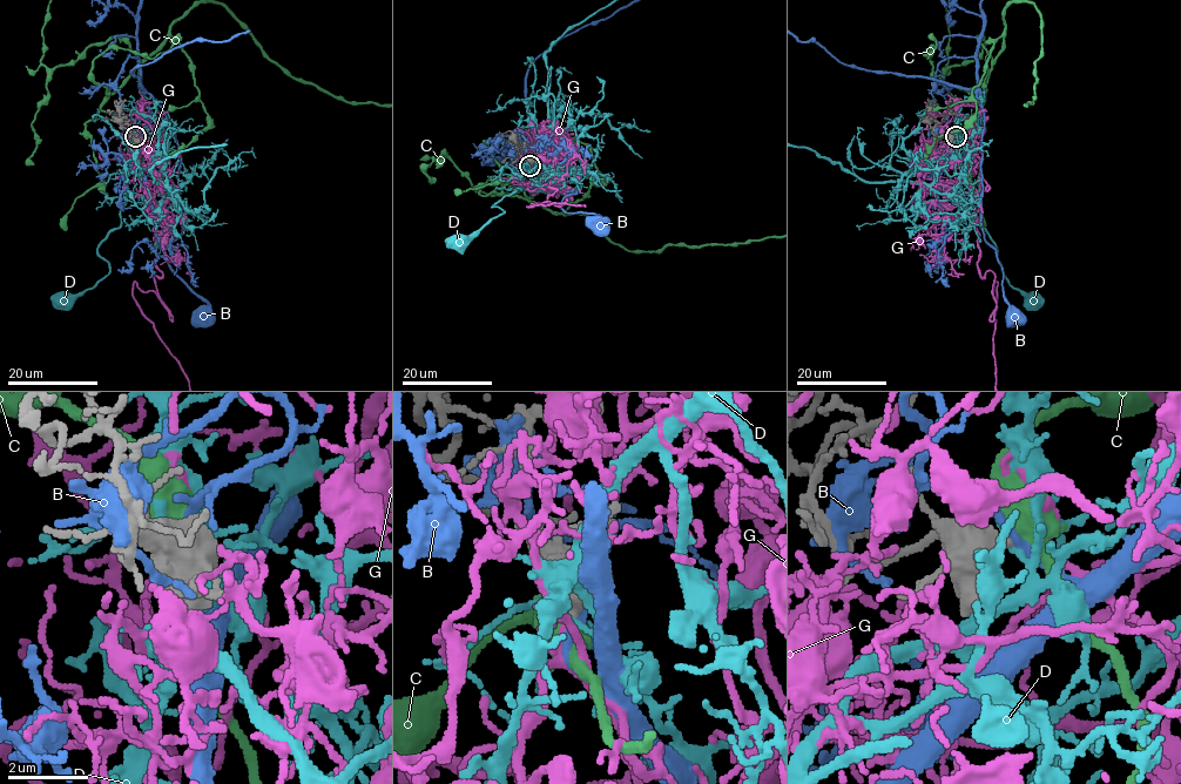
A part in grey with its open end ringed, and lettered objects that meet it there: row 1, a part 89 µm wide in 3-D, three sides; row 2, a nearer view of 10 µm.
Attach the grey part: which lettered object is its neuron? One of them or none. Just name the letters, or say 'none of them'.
G

